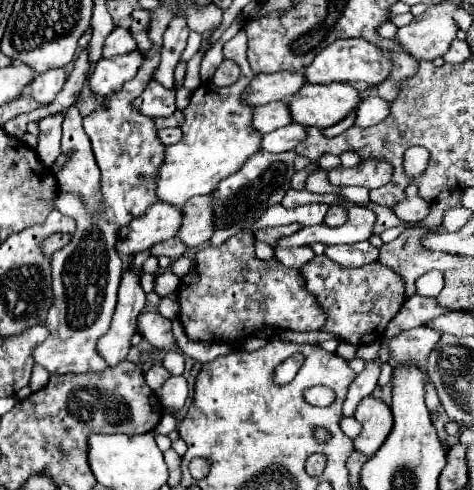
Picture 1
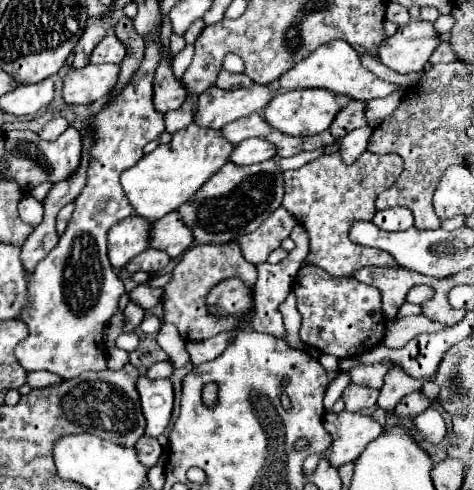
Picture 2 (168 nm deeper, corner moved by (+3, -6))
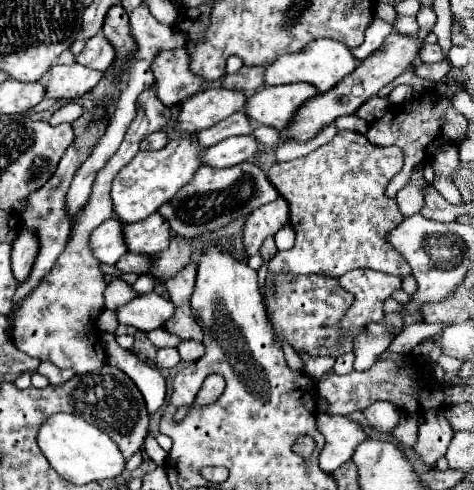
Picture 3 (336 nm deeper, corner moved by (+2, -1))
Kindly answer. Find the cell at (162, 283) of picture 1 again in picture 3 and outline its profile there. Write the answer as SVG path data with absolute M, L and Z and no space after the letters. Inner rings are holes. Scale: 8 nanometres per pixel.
M113 278L105 288L105 308L117 310L125 302L129 302L133 296L137 296L137 294L133 292L133 288L127 282L123 282L119 278Z

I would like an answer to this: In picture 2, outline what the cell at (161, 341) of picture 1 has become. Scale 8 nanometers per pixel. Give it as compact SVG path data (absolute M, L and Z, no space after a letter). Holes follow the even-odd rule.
M146 315L146 317L142 319L142 323L140 323L140 329L142 329L144 333L158 333L158 329L160 329L160 319L158 319L156 315Z

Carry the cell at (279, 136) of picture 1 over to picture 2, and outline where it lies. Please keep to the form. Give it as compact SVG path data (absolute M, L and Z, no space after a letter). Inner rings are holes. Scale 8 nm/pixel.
M248 139L244 143L238 143L232 153L232 163L238 165L254 165L260 161L268 161L276 157L276 147L266 139Z

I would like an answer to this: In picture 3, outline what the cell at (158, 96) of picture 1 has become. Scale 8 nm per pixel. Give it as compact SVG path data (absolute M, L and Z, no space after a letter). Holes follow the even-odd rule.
M173 48L161 52L151 70L155 74L155 86L157 86L157 98L165 106L181 104L183 100L191 98L195 92L203 88L201 76L195 76L189 68L189 52L187 48Z

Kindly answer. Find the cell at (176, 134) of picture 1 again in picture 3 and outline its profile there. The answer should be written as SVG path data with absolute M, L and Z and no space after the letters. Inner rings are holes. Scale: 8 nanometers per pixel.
M153 132L151 136L147 136L147 138L141 142L140 150L161 150L165 144L167 144L165 132Z

